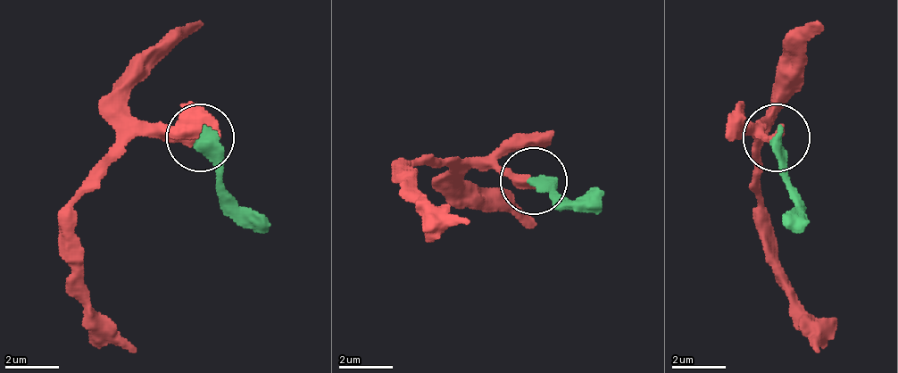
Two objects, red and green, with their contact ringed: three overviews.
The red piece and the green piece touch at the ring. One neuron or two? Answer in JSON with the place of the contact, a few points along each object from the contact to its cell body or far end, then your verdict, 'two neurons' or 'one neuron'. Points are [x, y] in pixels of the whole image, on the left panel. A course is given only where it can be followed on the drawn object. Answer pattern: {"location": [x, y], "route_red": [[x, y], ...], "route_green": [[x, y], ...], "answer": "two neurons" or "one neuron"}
{"location": [200, 137], "route_red": [[198, 136], [137, 136], [78, 203], [70, 269], [137, 351]], "route_green": [[198, 136], [238, 203], [272, 223]], "answer": "one neuron"}

